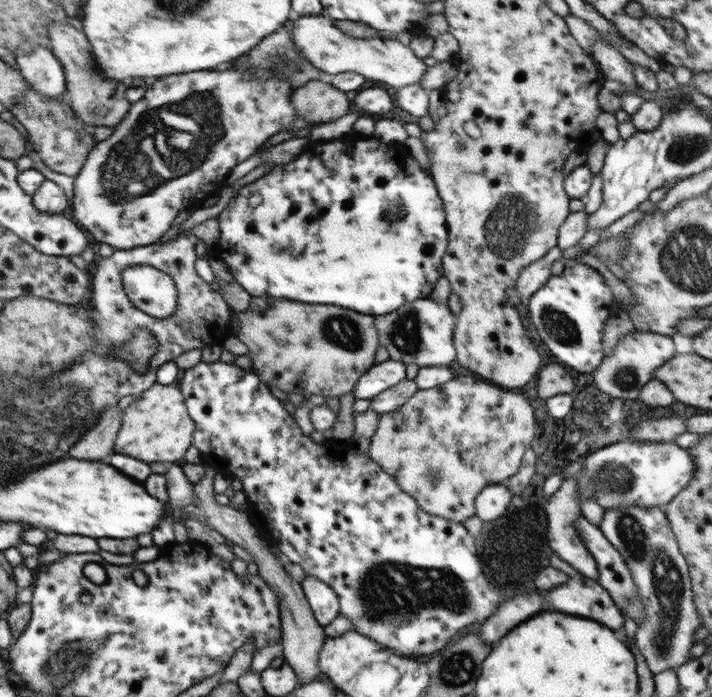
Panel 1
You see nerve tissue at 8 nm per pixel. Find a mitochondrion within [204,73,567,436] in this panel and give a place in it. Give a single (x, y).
(508, 228)

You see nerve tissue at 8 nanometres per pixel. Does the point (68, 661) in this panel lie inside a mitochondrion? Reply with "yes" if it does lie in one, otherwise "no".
yes

